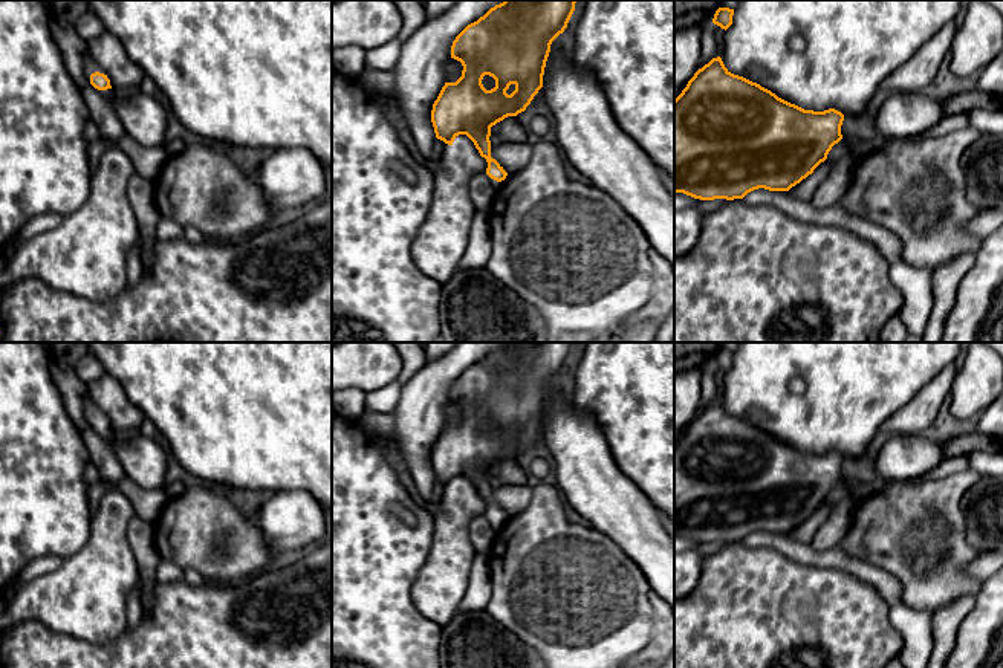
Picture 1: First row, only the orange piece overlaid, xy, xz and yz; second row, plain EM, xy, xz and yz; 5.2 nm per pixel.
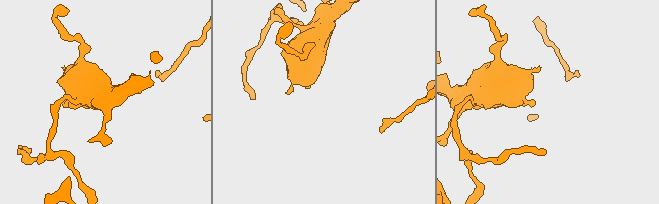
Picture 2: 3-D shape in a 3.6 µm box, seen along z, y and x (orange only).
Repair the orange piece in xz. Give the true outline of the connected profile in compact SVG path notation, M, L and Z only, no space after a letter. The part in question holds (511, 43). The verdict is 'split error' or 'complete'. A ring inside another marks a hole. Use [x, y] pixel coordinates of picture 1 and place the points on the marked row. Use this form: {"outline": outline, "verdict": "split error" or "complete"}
{"outline": "M505 0L468 24L453 41L451 58L460 61L463 70L456 83L445 83L433 104L434 133L448 145L459 135L466 135L486 159L486 174L497 182L505 180L508 173L491 157L491 127L524 112L543 87L550 44L567 28L575 3L576 0ZM485 75L495 79L494 89L483 87Z", "verdict": "complete"}

